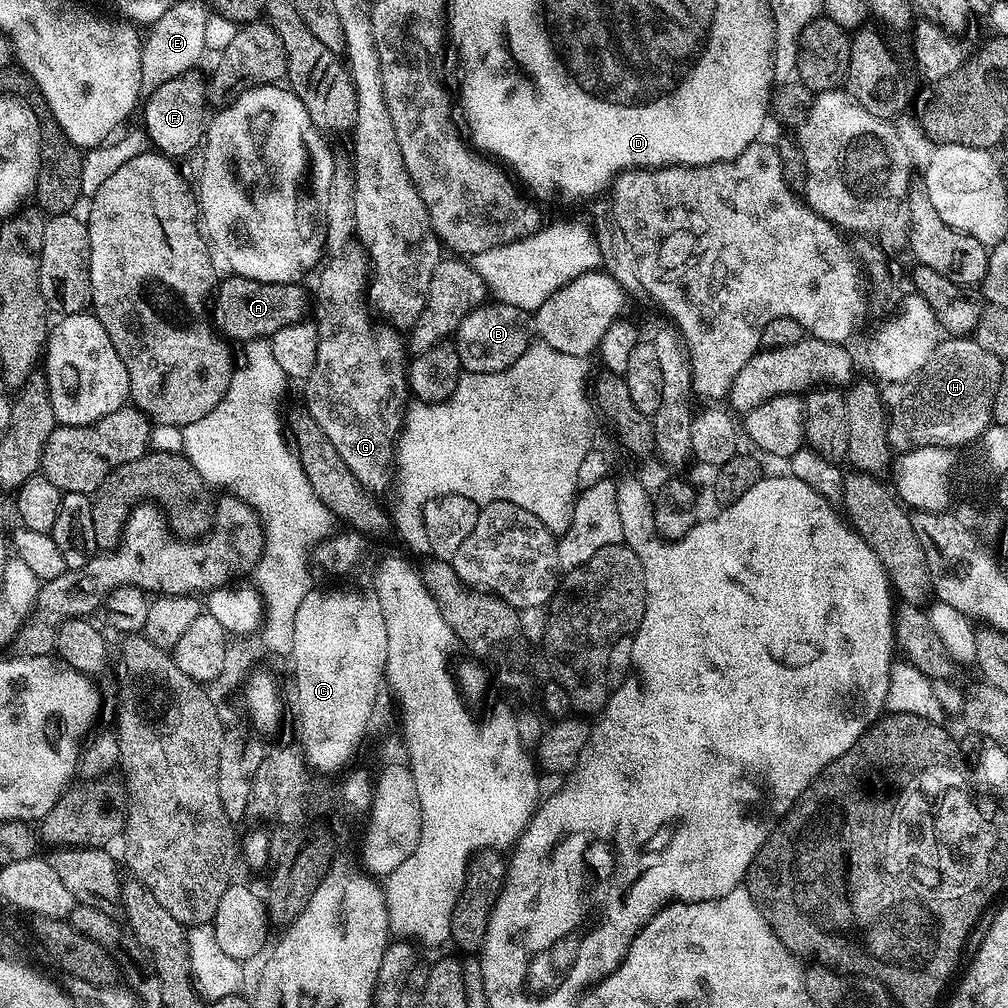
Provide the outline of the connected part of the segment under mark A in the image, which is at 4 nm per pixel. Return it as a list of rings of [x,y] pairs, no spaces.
[[[228,274],[214,289],[210,300],[210,320],[215,331],[225,341],[258,340],[271,338],[282,326],[299,324],[305,319],[304,311],[309,311],[310,296],[300,289],[299,283],[279,284],[278,282],[258,282],[254,278]]]

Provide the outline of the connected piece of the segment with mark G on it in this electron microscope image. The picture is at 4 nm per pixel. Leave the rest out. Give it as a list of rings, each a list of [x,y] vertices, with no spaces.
[[[349,250],[341,253],[340,256],[333,256],[319,269],[320,285],[316,288],[316,296],[314,292],[314,312],[316,308],[317,316],[314,317],[316,325],[317,350],[316,361],[314,362],[314,370],[308,375],[306,383],[303,385],[306,407],[309,414],[314,418],[314,422],[318,422],[318,426],[326,434],[326,438],[330,438],[330,442],[334,442],[334,450],[338,450],[338,454],[342,454],[342,462],[346,462],[346,466],[350,468],[353,475],[360,480],[365,489],[380,488],[388,480],[388,467],[393,467],[394,453],[398,448],[398,441],[404,427],[404,419],[410,407],[410,389],[408,386],[408,370],[406,367],[406,356],[404,360],[404,344],[396,336],[375,336],[372,333],[372,324],[368,321],[370,317],[369,309],[366,307],[366,260],[359,251]]]

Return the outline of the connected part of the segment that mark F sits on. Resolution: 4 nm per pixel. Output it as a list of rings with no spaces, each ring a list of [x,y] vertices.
[[[185,74],[178,78],[172,78],[169,82],[164,82],[162,86],[158,86],[156,91],[147,95],[142,106],[142,112],[144,108],[144,125],[142,126],[149,143],[161,155],[169,158],[181,158],[180,156],[190,153],[195,147],[197,149],[203,143],[206,134],[207,91],[205,83],[202,80],[199,81],[195,76],[194,74]]]

